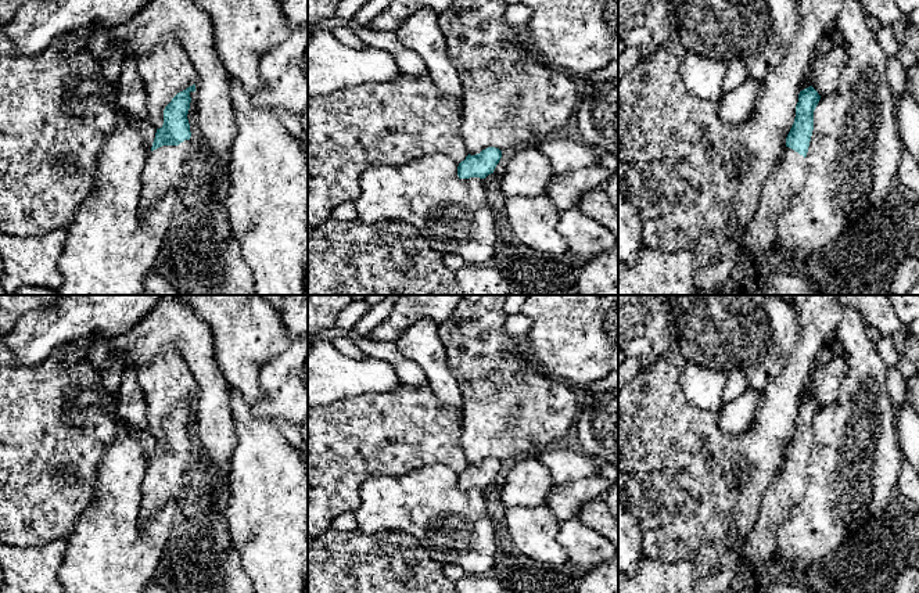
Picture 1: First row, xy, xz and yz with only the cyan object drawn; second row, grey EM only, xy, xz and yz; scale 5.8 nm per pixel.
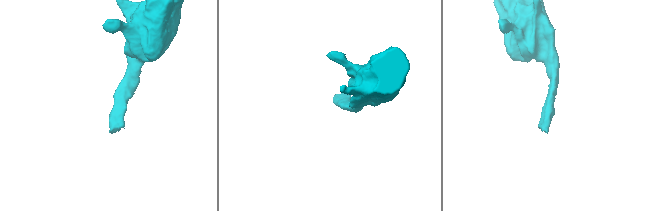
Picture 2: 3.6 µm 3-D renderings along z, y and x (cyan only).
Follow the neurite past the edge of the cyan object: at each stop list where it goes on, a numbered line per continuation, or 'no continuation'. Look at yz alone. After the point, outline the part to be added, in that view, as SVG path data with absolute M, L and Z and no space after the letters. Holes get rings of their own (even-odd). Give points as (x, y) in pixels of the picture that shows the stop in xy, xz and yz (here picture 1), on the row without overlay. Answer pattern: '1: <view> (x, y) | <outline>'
1: yz (788, 487) | M785 457L760 503L757 524L743 547L743 565L757 572L775 554L778 529L789 518L804 490L805 468Z

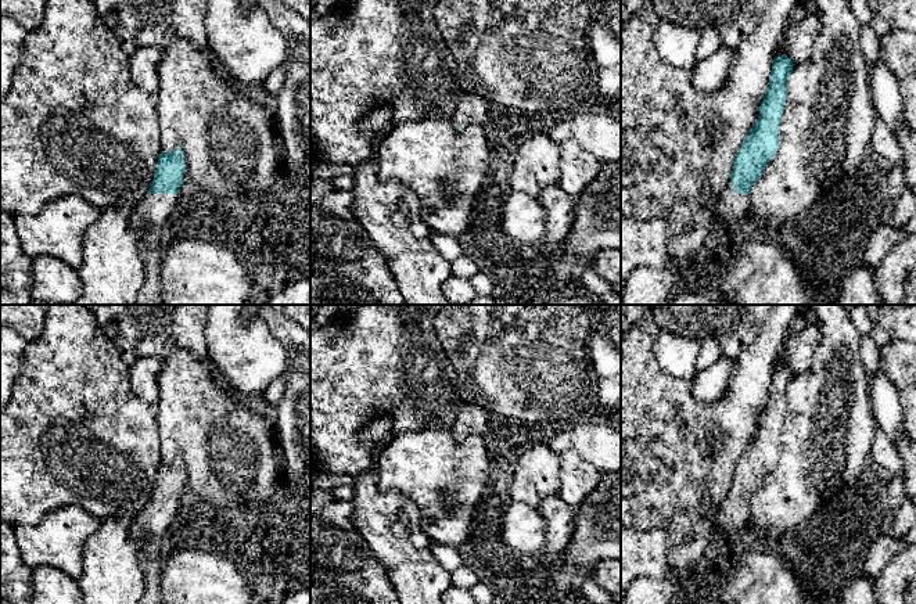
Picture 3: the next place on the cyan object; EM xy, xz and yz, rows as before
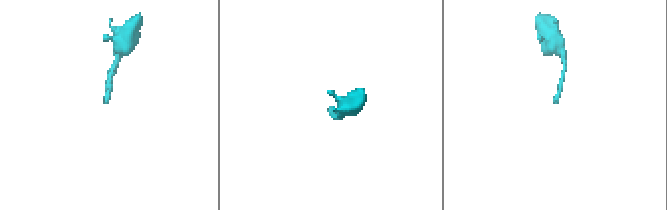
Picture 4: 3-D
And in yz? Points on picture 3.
1: yz (732, 517) | M729 492L716 515L716 533L719 532L730 540L748 522L750 517L750 504L736 504L733 493Z

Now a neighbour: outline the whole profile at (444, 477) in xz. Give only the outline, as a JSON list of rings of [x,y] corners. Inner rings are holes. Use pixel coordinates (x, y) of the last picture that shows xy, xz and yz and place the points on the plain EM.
[[[427,428],[394,436],[376,457],[378,489],[396,490],[420,511],[421,531],[431,543],[459,547],[466,543],[477,504],[489,482],[489,459],[482,435],[457,439],[450,431]]]

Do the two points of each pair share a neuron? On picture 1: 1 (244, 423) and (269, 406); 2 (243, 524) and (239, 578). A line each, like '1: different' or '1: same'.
1: different
2: different

